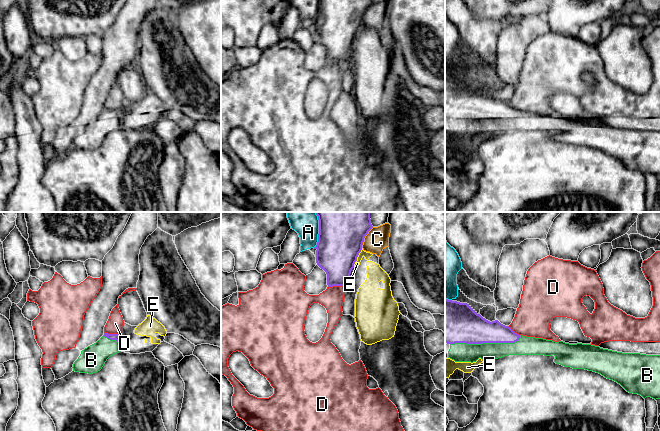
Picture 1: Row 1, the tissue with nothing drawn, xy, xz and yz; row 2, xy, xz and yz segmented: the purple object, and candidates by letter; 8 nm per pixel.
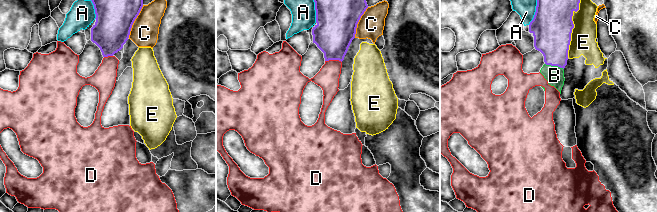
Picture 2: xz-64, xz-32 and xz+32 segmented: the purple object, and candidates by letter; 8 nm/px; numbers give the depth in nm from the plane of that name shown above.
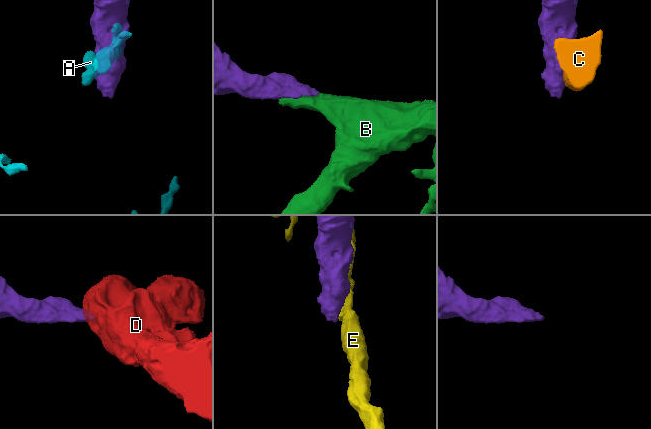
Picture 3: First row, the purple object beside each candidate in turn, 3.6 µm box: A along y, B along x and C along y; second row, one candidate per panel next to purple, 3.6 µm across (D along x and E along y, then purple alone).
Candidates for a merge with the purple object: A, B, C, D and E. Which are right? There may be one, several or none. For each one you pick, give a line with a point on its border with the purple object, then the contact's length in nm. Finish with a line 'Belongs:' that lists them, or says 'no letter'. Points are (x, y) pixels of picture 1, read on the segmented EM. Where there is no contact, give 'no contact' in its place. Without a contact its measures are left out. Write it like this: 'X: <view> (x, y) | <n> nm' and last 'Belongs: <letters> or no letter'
B: yz (486, 342) | 600 nm
Belongs: B

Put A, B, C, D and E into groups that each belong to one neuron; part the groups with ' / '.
A / B / C / D / E

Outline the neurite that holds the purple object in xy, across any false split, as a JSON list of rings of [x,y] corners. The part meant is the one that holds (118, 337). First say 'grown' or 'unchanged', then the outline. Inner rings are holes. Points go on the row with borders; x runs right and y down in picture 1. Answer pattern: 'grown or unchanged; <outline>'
grown; [[[104,333],[96,343],[81,351],[73,364],[73,371],[88,374],[100,371],[110,356],[121,352],[123,337],[123,334]]]

